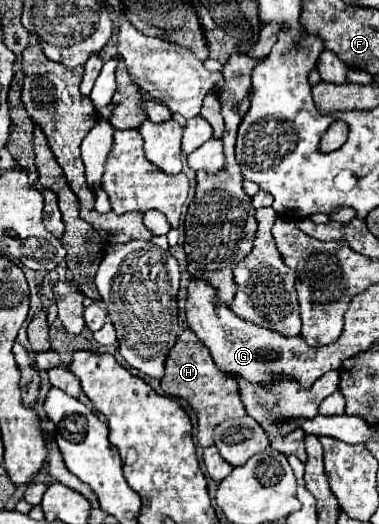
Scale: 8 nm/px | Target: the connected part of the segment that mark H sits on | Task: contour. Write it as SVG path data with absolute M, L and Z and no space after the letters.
M186 329L178 337L176 345L170 349L170 353L166 357L164 367L166 367L166 373L164 373L164 379L160 379L160 385L162 385L164 393L168 393L172 397L182 397L196 411L196 415L198 415L198 443L202 447L214 445L212 431L218 423L246 415L244 403L238 393L238 381L220 373L220 369L216 369L206 345L190 329Z

